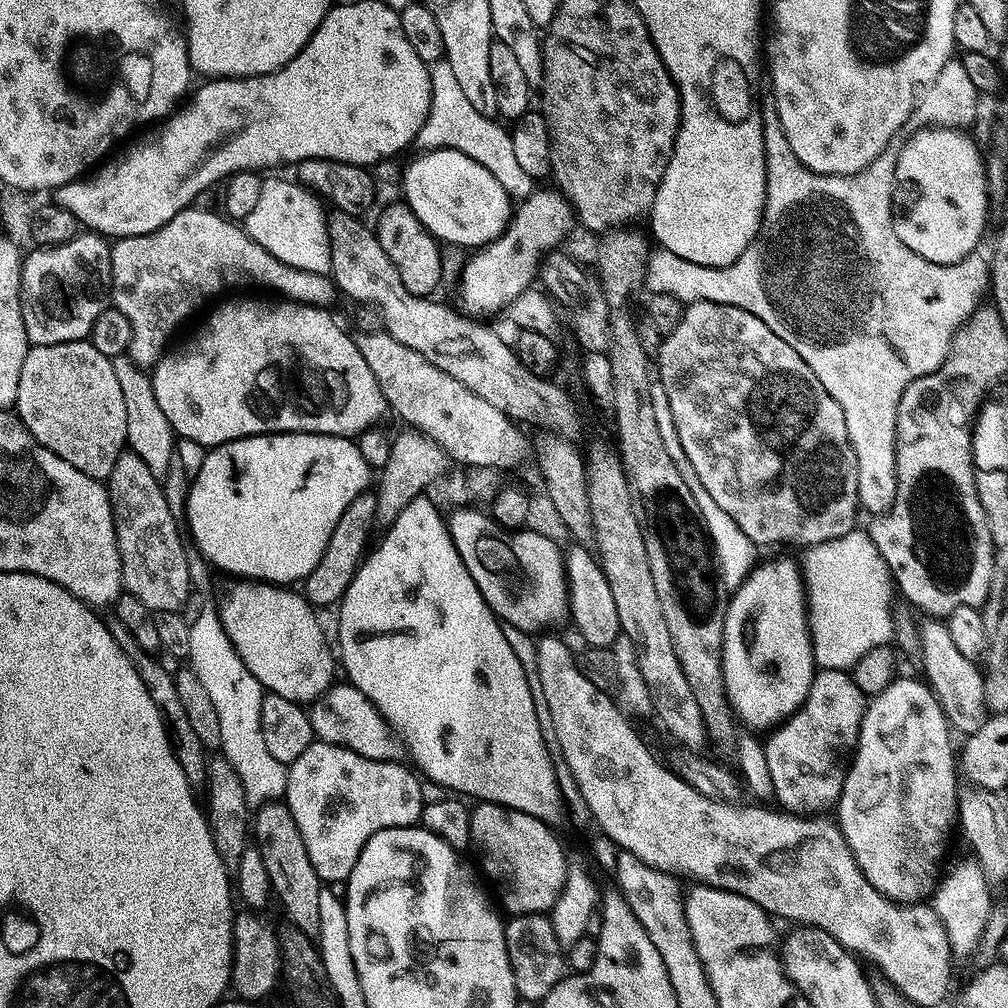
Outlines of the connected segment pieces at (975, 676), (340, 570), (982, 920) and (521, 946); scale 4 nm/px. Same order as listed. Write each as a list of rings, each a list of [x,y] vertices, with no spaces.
[[[924,618],[918,624],[918,657],[924,663],[923,679],[937,702],[942,706],[944,717],[957,733],[970,737],[984,725],[990,713],[984,693],[984,673],[976,660],[971,660],[957,649],[946,623],[940,618]]]
[[[366,491],[342,510],[342,518],[338,518],[338,526],[334,526],[334,534],[330,534],[330,542],[326,542],[326,550],[322,550],[322,558],[318,558],[318,566],[314,566],[302,582],[302,595],[309,604],[317,609],[339,605],[360,568],[360,561],[369,551],[368,539],[372,536],[372,528],[376,527],[376,497],[371,491]]]
[[[966,856],[953,866],[945,878],[943,875],[931,897],[930,906],[938,914],[939,920],[943,922],[949,951],[957,961],[967,957],[969,959],[978,949],[979,938],[994,907],[990,891],[992,891],[992,886],[982,873],[979,862],[975,857]]]
[[[527,912],[521,916],[512,916],[505,923],[504,937],[517,997],[521,1001],[544,1000],[546,994],[550,994],[550,990],[554,990],[554,986],[558,986],[558,982],[566,975],[566,950],[558,942],[551,915]]]

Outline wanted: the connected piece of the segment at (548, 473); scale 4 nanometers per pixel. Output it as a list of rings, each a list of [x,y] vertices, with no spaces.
[[[542,434],[546,436],[540,436],[537,440],[534,440],[534,454],[538,456],[538,460],[540,462],[540,476],[544,479],[544,488],[548,491],[548,500],[552,503],[552,508],[556,511],[556,516],[558,519],[564,523],[564,528],[566,531],[569,532],[570,535],[573,536],[575,543],[580,546],[588,546],[591,545],[594,541],[594,522],[590,518],[590,506],[588,505],[588,495],[586,494],[586,482],[588,481],[588,469],[586,467],[586,460],[585,457],[582,455],[582,452],[579,452],[578,449],[575,448],[574,445],[571,444],[571,439],[565,438],[563,435],[560,434]]]

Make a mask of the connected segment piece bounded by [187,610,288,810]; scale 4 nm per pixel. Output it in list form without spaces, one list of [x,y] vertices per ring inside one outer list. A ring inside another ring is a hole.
[[[219,611],[200,612],[190,625],[187,659],[218,712],[222,756],[237,772],[249,807],[258,809],[263,804],[271,803],[273,798],[283,797],[288,785],[287,765],[278,762],[270,754],[262,736],[262,702],[266,689],[258,682],[258,678],[254,678],[254,674],[250,674],[250,670],[246,670],[246,662],[242,662],[222,626]]]

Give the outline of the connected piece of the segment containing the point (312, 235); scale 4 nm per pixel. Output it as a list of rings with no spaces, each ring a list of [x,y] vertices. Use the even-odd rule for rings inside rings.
[[[280,174],[264,176],[262,194],[254,211],[242,221],[244,231],[274,258],[298,270],[327,273],[331,266],[331,250],[325,205],[295,179],[283,180],[276,175]]]

